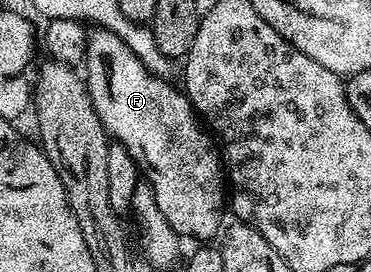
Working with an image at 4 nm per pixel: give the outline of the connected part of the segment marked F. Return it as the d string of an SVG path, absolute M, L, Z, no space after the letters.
M100 26L90 27L88 34L83 79L95 106L95 114L99 114L99 122L103 122L106 133L116 143L127 146L127 152L131 158L135 158L144 179L154 188L159 210L178 235L182 238L194 236L197 242L210 241L207 239L220 233L223 202L227 200L223 158L214 139L213 142L211 140L212 135L203 127L184 91L178 85L176 88L168 84L170 81L166 77L157 76L147 66L143 66L141 59L123 38Z

